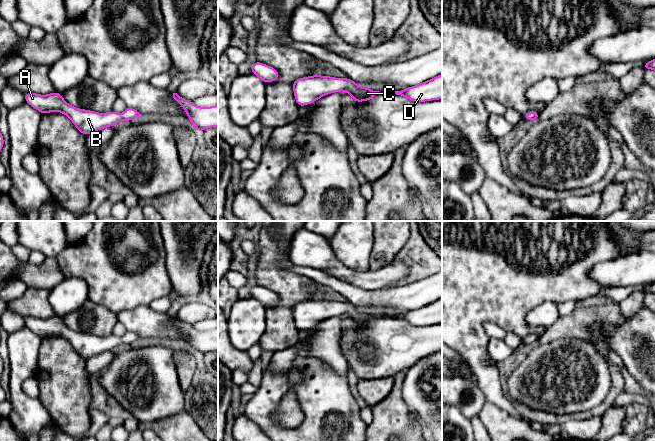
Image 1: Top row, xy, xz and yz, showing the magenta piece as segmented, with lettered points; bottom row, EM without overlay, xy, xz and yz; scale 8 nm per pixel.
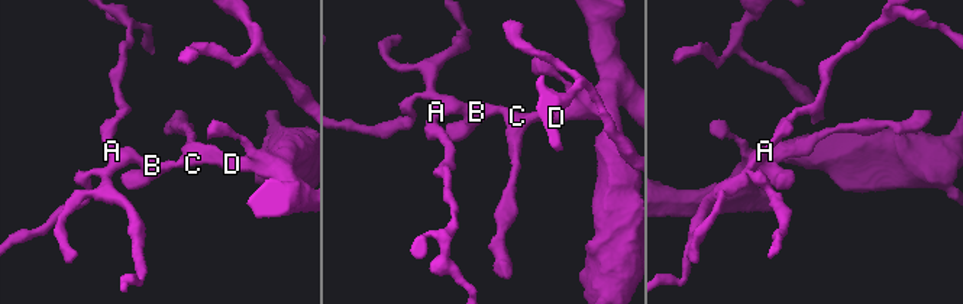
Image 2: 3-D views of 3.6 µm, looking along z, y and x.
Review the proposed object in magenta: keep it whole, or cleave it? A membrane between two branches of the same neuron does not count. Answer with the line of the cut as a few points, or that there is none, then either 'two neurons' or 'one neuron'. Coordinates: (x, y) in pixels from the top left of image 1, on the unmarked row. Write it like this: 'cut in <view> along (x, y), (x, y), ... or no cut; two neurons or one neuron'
no cut; one neuron

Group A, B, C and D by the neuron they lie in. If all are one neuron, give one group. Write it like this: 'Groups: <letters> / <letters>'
Groups: A B C D

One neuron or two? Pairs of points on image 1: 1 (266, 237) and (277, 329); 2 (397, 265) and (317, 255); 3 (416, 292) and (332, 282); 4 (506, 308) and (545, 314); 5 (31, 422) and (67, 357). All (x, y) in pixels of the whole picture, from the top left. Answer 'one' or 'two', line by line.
1: one
2: one
3: one
4: two
5: two

